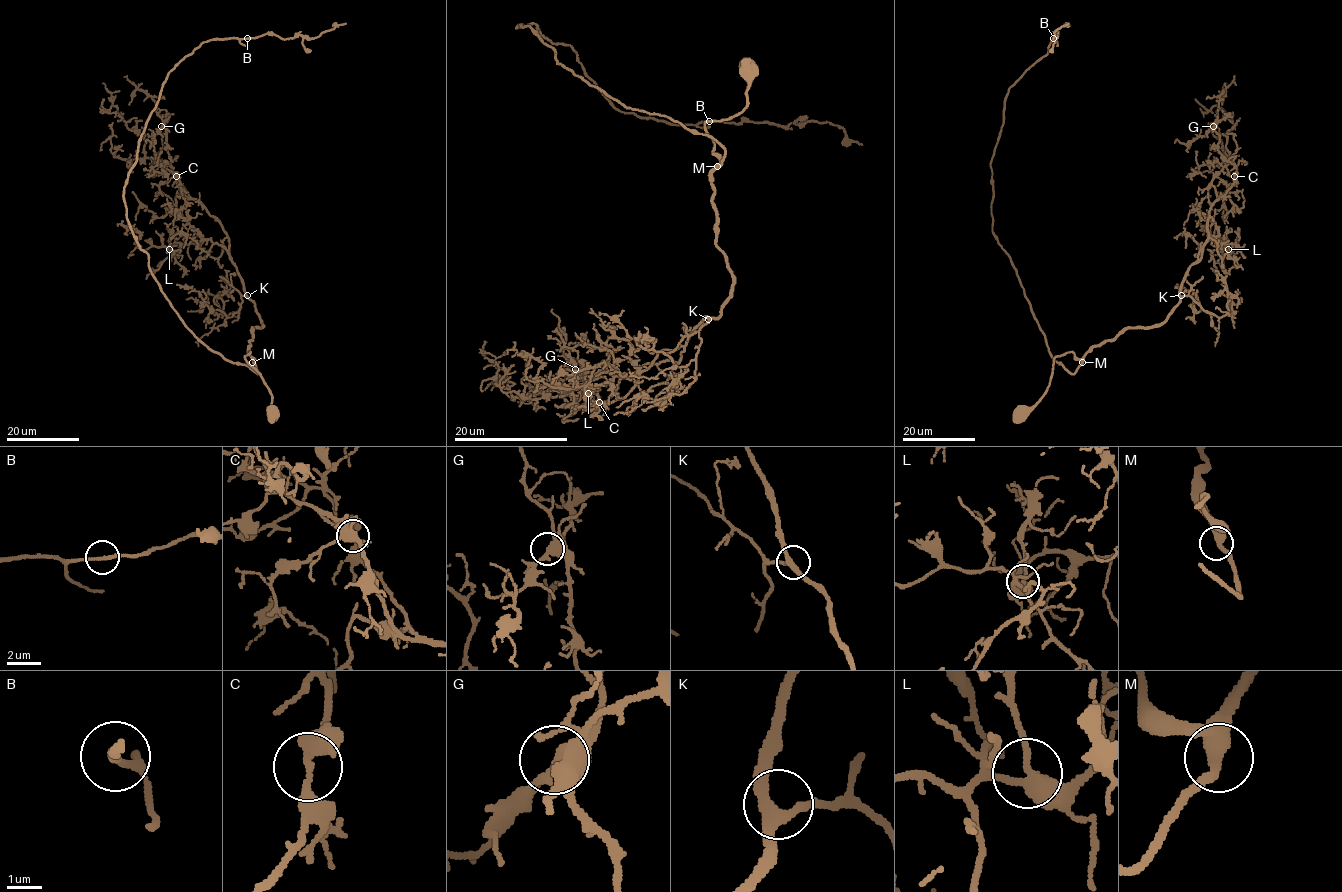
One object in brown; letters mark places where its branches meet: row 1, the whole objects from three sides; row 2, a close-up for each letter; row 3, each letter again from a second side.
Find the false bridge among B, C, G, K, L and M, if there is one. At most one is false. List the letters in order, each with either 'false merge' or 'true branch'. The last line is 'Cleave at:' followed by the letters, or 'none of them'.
B: true branch
C: true branch
G: true branch
K: true branch
L: true branch
M: true branch
Cleave at: none of them

